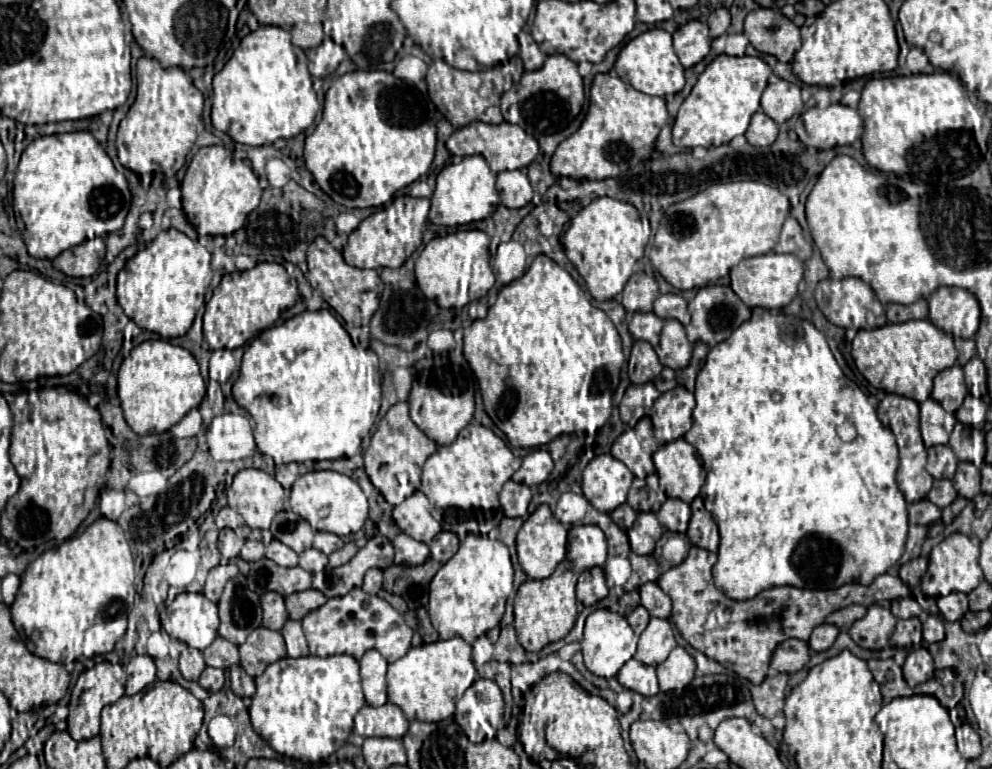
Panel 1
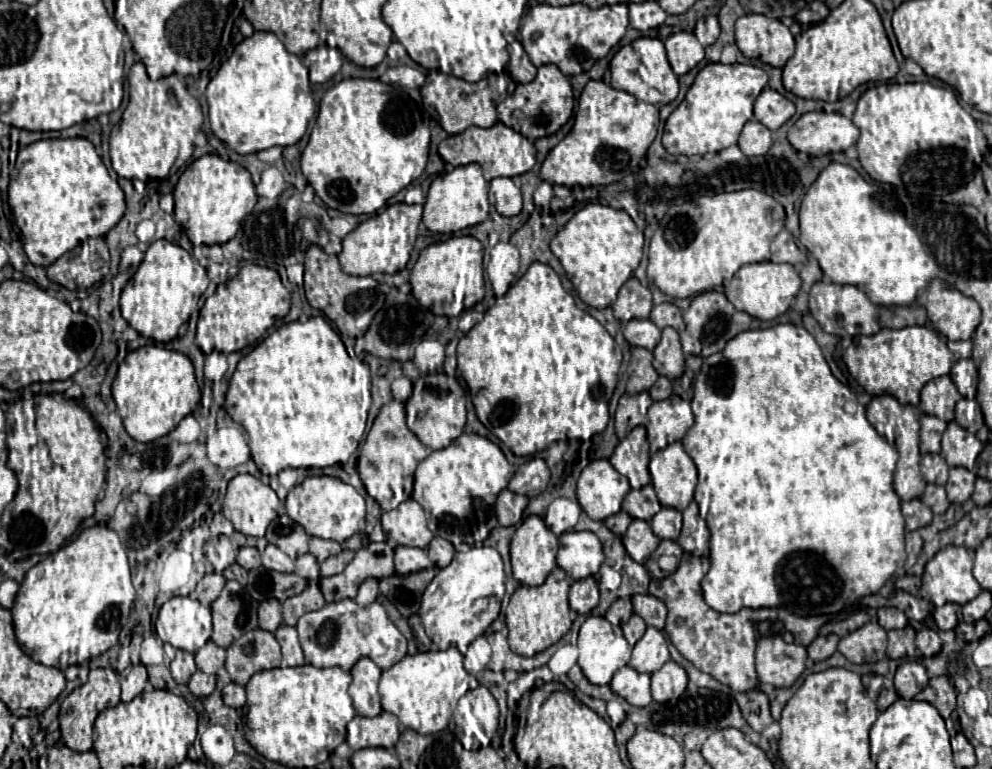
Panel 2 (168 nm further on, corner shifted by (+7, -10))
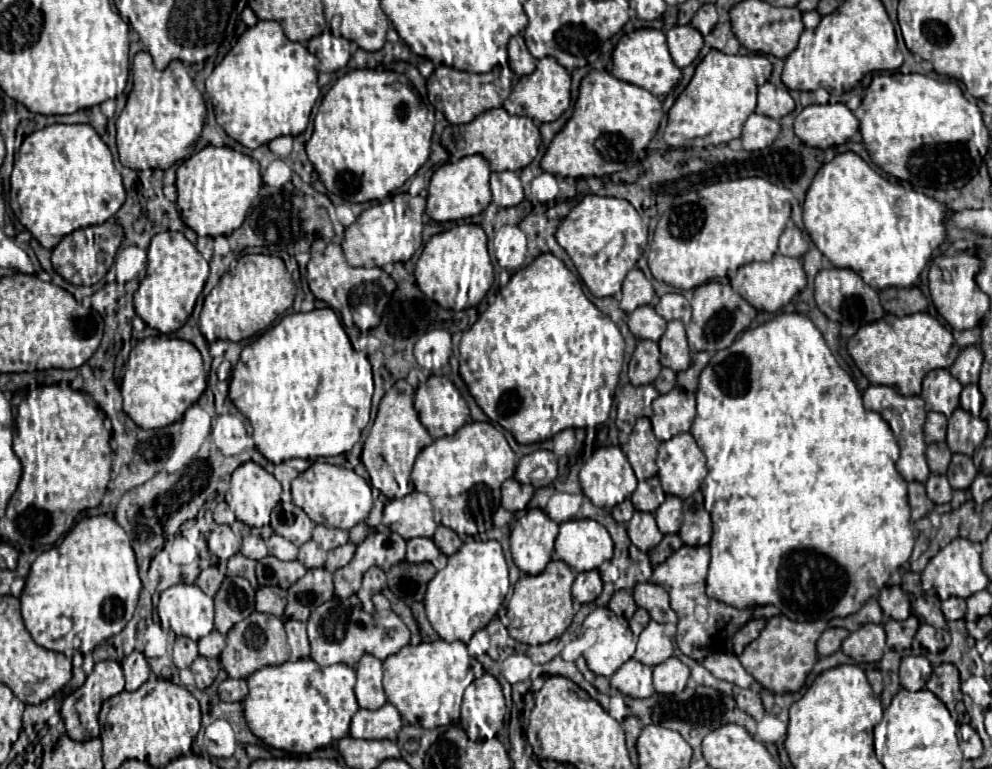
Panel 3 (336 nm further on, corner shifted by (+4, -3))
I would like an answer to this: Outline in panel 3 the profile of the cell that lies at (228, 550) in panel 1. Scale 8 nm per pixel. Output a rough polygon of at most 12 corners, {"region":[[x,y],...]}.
{"region":[[230,525],[214,526],[207,540],[220,560],[240,552],[242,538]]}

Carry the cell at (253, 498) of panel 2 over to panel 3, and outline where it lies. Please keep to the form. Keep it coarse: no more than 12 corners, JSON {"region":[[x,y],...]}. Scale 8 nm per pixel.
{"region":[[256,462],[232,472],[228,506],[266,526],[282,486]]}

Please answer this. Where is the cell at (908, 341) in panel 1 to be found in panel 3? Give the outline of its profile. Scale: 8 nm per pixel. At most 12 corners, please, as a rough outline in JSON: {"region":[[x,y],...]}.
{"region":[[918,312],[886,314],[850,338],[870,384],[904,396],[960,348],[946,326]]}

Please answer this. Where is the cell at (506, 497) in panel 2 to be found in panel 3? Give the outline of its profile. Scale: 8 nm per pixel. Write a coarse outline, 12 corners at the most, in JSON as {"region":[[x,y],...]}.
{"region":[[514,478],[502,484],[502,508],[522,512],[534,488]]}

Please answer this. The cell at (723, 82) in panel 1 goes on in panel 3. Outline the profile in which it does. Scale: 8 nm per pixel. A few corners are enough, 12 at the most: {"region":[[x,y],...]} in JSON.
{"region":[[710,50],[670,108],[672,148],[740,138],[766,56]]}

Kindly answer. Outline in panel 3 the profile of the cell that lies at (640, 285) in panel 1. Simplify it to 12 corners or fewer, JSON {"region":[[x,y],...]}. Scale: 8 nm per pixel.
{"region":[[634,268],[622,284],[620,308],[634,312],[650,304],[654,288]]}

